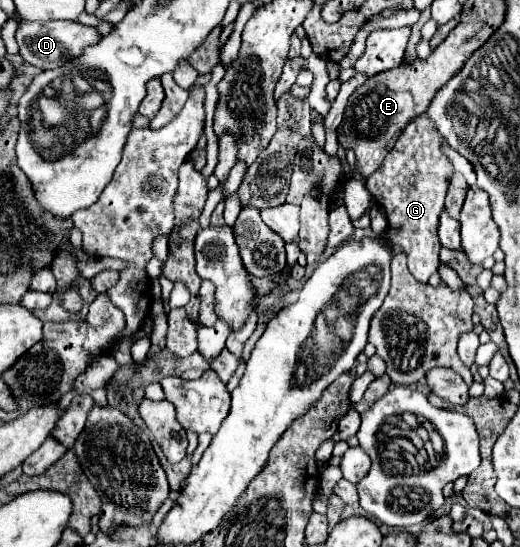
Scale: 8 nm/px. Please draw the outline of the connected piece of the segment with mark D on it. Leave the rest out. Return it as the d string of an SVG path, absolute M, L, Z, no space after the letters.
M50 21L50 23L18 23L16 43L20 47L20 55L26 63L38 69L56 69L64 63L76 59L84 47L90 47L100 41L100 33L96 27L86 27L74 21Z

